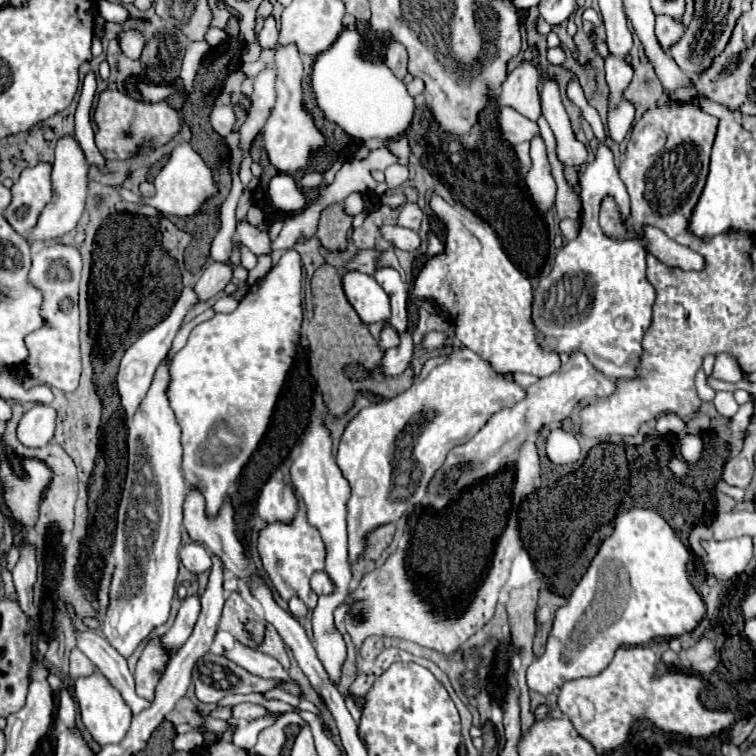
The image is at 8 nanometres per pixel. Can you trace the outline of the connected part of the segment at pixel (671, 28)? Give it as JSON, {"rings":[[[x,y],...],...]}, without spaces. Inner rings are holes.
{"rings":[[[657,16],[655,34],[657,34],[657,40],[659,40],[663,52],[669,52],[671,44],[675,44],[675,40],[681,38],[681,34],[683,34],[683,24],[681,24],[681,22],[675,22],[675,20],[669,18],[669,16]]]}

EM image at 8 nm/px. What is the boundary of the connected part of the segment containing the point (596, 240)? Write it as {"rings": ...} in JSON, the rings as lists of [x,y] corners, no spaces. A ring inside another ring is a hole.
{"rings":[[[607,146],[597,148],[595,160],[585,164],[579,180],[583,202],[581,230],[575,240],[567,242],[569,248],[561,248],[551,274],[541,278],[533,302],[533,322],[539,328],[539,342],[545,350],[557,354],[581,350],[609,378],[635,380],[639,378],[641,338],[651,324],[651,308],[657,300],[657,292],[645,276],[645,248],[637,240],[615,242],[599,228],[599,204],[605,194],[617,200],[623,218],[629,216],[629,196]],[[551,280],[559,282],[549,290],[547,300],[543,300],[543,292],[547,292]]]}

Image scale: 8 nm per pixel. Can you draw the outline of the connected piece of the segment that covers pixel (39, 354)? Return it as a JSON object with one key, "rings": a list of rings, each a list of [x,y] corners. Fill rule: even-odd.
{"rings":[[[39,243],[31,245],[31,268],[29,270],[29,284],[43,292],[43,328],[31,332],[25,340],[29,356],[23,364],[15,366],[15,372],[37,380],[39,384],[47,384],[65,392],[77,388],[79,374],[81,374],[81,360],[79,360],[79,310],[77,310],[77,288],[79,288],[79,274],[81,274],[81,256],[77,248],[51,244],[39,250]]]}

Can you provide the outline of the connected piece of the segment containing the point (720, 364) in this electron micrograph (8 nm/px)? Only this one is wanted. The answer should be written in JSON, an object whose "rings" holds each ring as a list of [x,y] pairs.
{"rings":[[[723,352],[723,354],[717,354],[717,360],[715,360],[711,376],[717,378],[717,380],[735,384],[735,382],[739,382],[743,378],[743,372],[739,368],[739,362],[731,354]]]}

